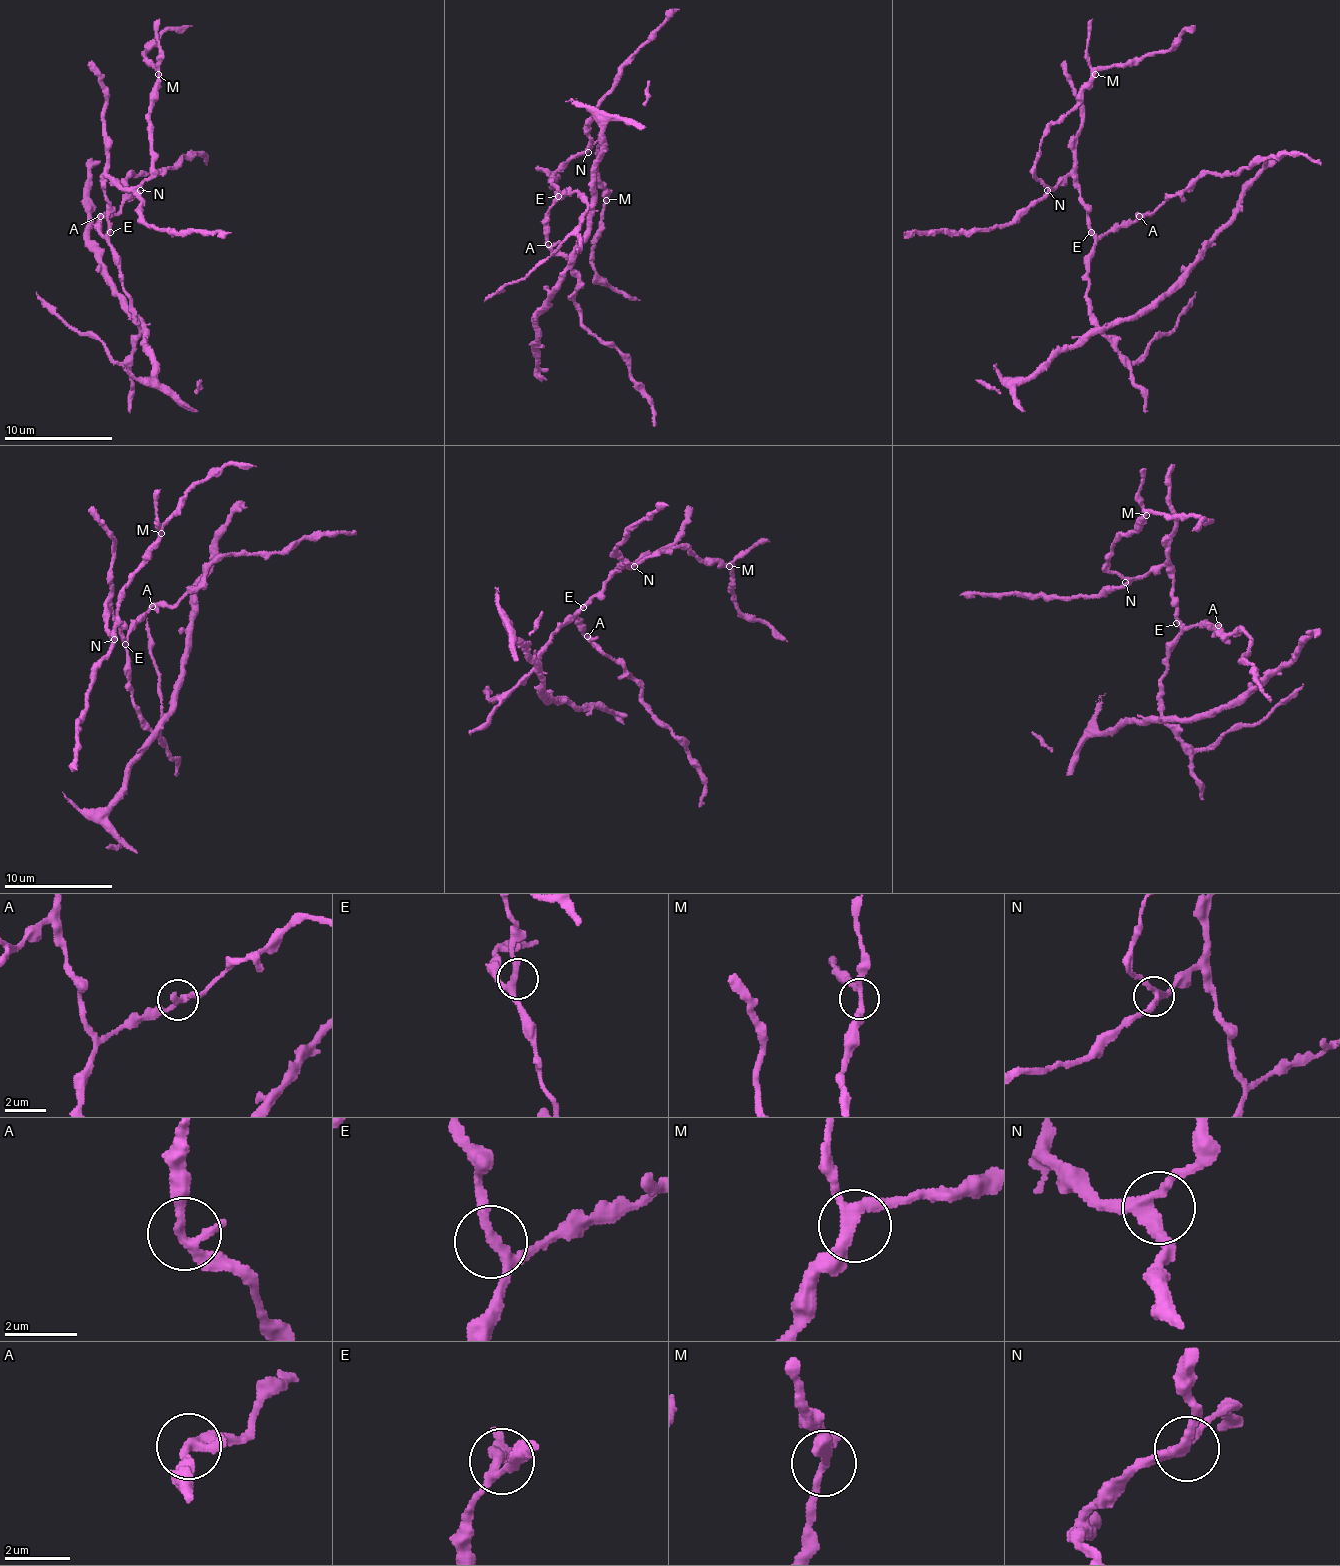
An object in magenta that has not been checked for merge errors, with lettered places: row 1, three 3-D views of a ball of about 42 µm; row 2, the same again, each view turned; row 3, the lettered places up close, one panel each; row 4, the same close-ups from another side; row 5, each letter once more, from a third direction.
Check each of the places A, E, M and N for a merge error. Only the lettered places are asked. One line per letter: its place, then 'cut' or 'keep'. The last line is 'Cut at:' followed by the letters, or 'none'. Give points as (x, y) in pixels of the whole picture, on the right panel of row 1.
A: at (1139, 216); keep
E: at (1091, 232); keep
M: at (1095, 74); keep
N: at (1047, 190); keep
Cut at: none

